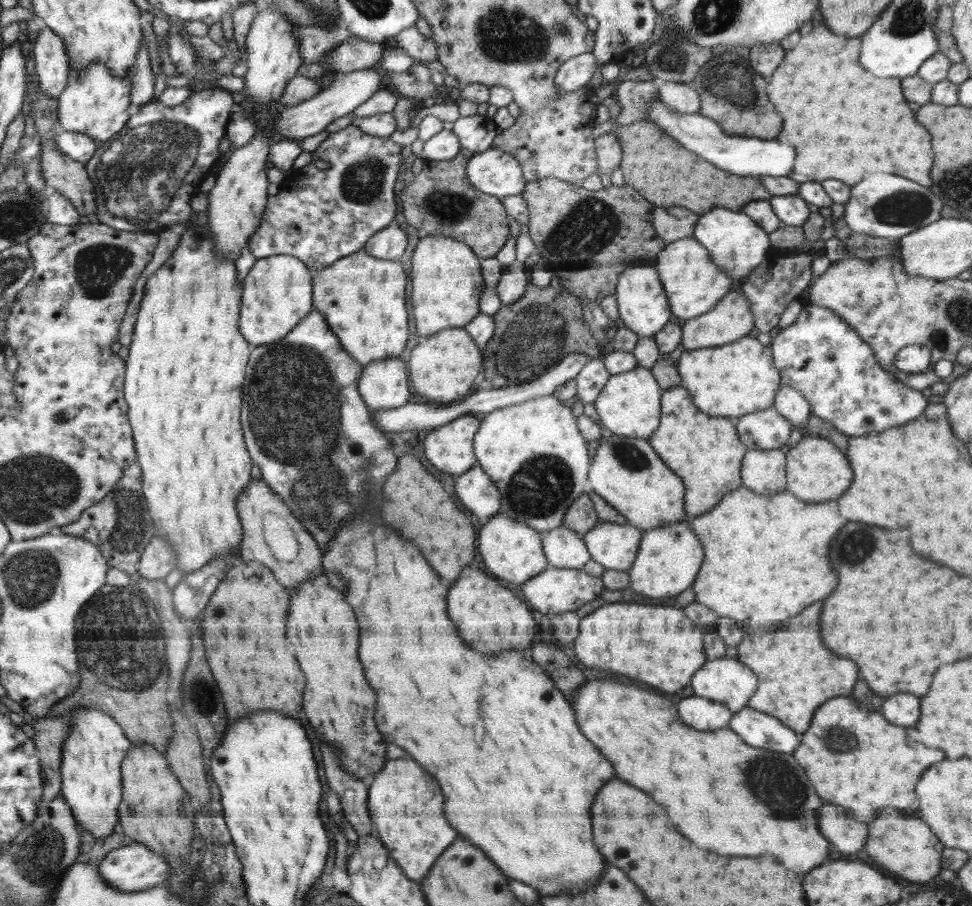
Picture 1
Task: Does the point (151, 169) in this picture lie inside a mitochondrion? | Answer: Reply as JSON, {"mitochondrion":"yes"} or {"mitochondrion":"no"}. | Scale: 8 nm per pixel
{"mitochondrion":"yes"}

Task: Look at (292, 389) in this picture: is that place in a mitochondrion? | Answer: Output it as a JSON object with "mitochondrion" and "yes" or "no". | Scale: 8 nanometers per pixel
{"mitochondrion":"yes"}

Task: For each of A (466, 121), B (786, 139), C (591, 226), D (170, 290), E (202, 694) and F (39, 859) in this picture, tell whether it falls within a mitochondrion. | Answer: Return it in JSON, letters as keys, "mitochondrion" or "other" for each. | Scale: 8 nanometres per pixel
{"A":"other","B":"other","C":"mitochondrion","D":"other","E":"mitochondrion","F":"mitochondrion"}

